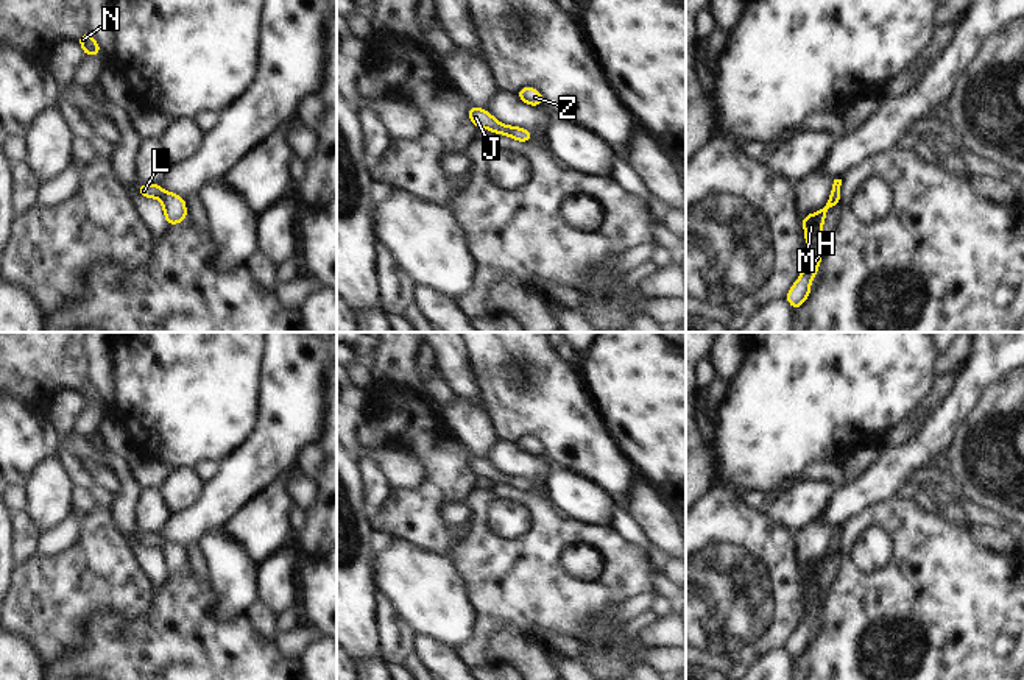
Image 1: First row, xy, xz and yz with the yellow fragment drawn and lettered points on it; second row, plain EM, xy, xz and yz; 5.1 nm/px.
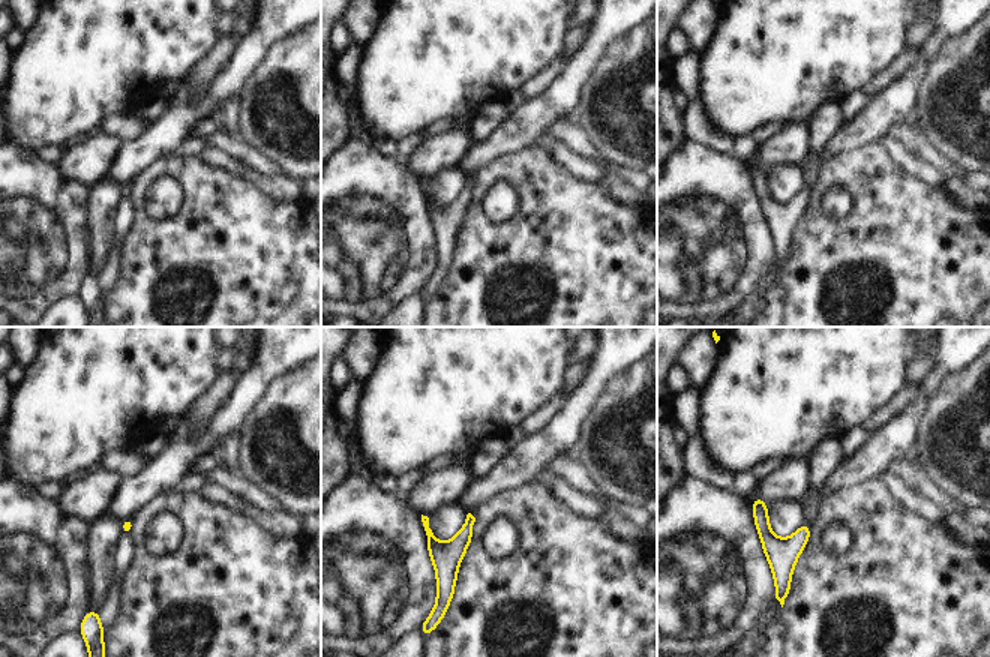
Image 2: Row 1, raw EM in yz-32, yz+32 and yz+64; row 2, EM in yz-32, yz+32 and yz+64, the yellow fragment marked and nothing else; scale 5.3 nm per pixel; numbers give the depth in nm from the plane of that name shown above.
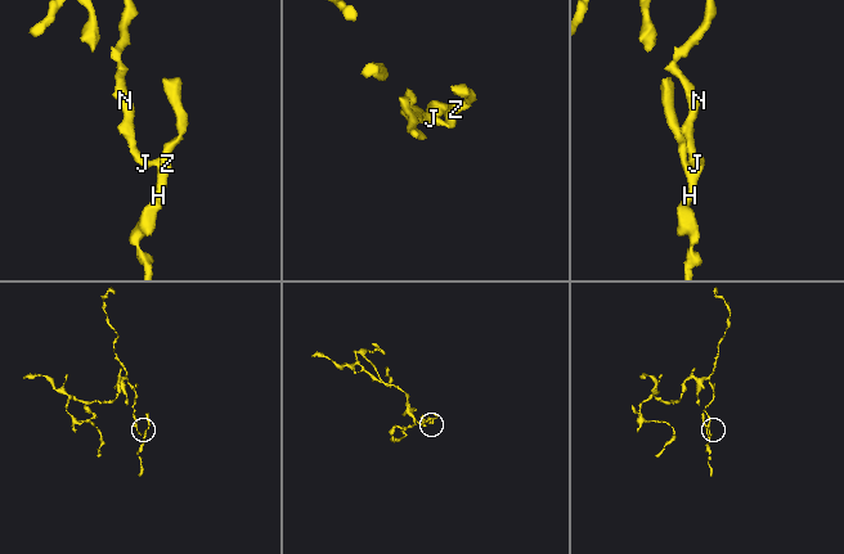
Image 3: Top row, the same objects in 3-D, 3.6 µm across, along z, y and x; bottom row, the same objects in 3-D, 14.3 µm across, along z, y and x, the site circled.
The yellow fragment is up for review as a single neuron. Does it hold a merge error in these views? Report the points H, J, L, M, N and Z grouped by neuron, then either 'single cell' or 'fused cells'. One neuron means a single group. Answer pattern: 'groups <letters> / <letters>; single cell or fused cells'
groups H J L M N Z; single cell

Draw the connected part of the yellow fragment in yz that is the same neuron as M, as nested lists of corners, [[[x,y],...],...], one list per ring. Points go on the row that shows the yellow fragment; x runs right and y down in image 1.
[[[834,179],[828,203],[815,214],[804,215],[801,220],[801,225],[804,226],[804,236],[806,236],[807,257],[800,278],[789,289],[786,296],[786,301],[793,307],[793,310],[800,309],[803,303],[807,299],[807,296],[810,295],[810,281],[817,274],[820,268],[820,259],[823,257],[823,250],[820,246],[823,221],[826,218],[826,212],[832,206],[840,204],[840,198],[842,198],[840,186],[842,186],[842,179]]]

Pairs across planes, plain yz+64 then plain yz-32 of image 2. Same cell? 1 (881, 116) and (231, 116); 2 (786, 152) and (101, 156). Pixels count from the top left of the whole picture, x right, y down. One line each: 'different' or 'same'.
1: different
2: same

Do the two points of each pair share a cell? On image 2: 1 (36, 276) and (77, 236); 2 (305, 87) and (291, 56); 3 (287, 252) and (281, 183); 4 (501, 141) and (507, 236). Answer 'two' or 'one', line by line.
1: one
2: one
3: two
4: two

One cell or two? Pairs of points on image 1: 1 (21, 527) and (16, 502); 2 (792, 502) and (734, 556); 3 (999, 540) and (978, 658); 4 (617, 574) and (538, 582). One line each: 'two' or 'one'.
1: two
2: two
3: two
4: one

